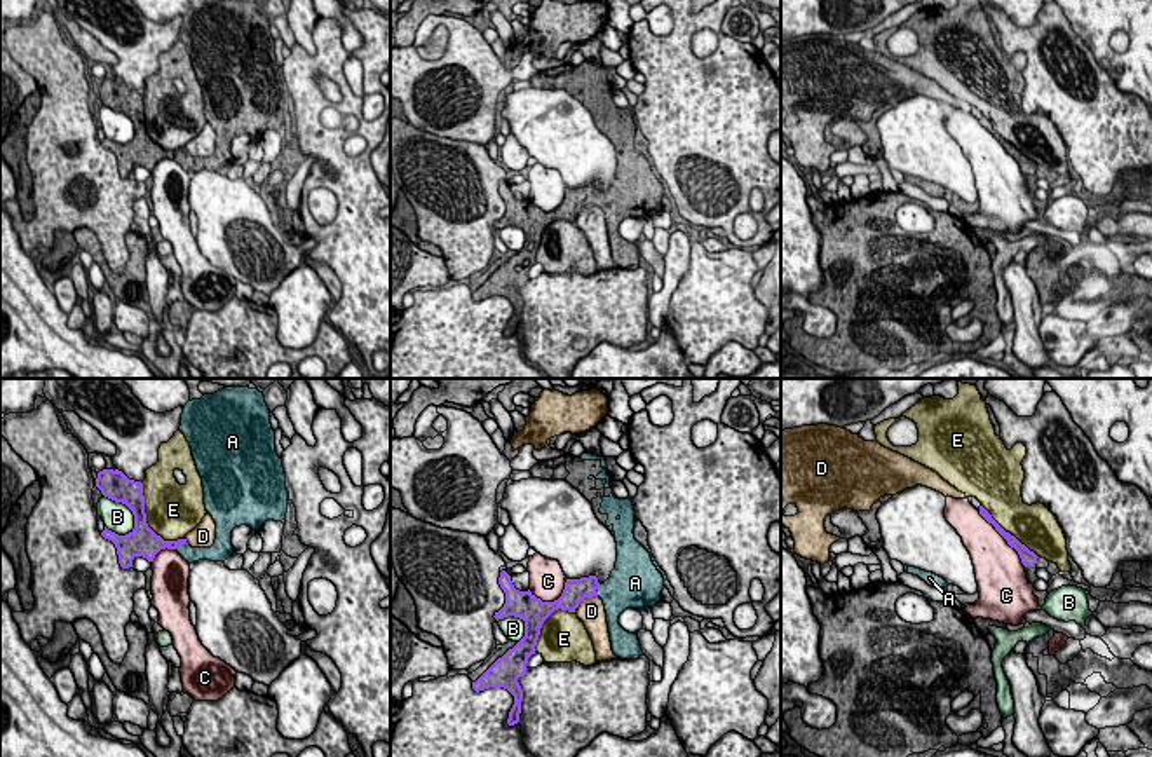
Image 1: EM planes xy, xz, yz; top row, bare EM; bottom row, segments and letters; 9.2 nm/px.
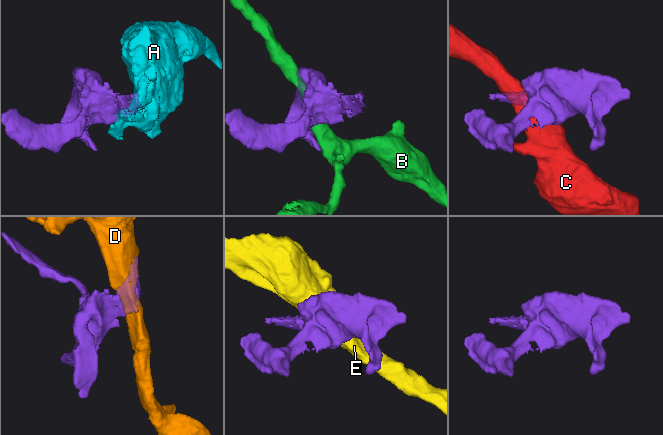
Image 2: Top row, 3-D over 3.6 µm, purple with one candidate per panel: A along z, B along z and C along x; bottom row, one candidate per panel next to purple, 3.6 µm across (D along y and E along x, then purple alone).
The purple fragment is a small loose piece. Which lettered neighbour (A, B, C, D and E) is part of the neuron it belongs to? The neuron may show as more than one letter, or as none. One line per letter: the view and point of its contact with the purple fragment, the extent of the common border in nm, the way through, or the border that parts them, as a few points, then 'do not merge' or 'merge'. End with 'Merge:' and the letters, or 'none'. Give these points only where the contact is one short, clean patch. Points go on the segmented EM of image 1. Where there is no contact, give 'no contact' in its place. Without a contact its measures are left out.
A: meets purple in xy at (180, 545); contact 140 nm long; merge
B: meets purple in xy at (128, 506); contact 460 nm long; do not merge
C: meets purple in yz at (1004, 538); contact 650 nm long; do not merge
D: meets purple in xz at (584, 597); contact 260 nm long; do not merge
E: meets purple in xy at (145, 522); contact 650 nm long; do not merge
Merge: A

